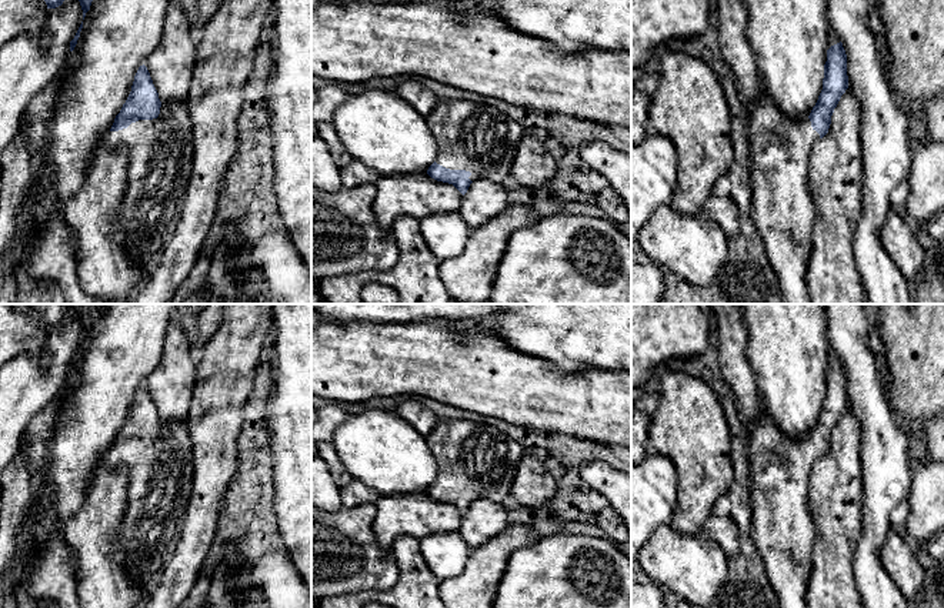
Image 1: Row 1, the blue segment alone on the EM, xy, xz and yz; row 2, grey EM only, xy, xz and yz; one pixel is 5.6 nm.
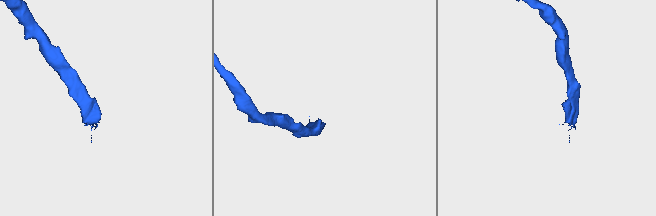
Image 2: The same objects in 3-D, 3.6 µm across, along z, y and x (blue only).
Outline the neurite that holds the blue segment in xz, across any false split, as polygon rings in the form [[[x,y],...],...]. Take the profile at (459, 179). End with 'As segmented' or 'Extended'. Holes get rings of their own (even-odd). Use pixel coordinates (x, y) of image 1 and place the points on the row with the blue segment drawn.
[[[440,100],[426,117],[438,153],[427,174],[453,184],[463,196],[477,178],[503,183],[511,173],[517,147],[527,130],[500,110],[470,100]]]. Extended

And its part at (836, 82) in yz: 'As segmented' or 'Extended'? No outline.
Extended

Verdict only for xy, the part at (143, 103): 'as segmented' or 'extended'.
extended

